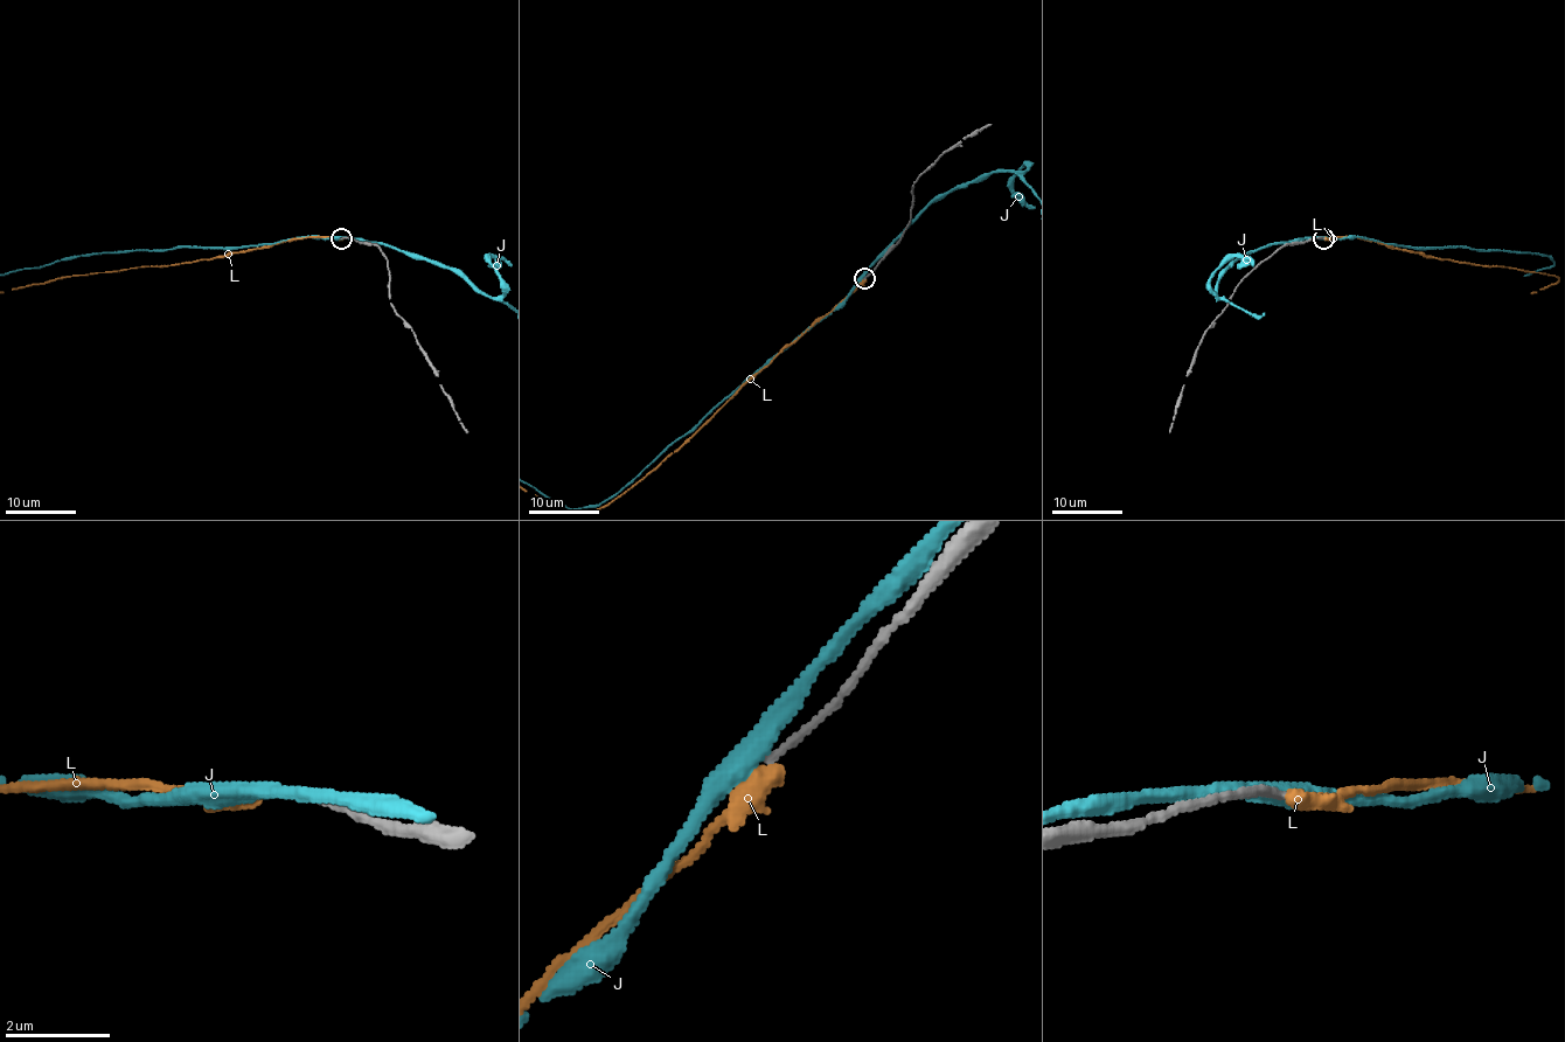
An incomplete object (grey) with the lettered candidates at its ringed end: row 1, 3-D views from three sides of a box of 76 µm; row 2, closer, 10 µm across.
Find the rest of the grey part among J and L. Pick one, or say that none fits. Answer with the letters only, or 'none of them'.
L

